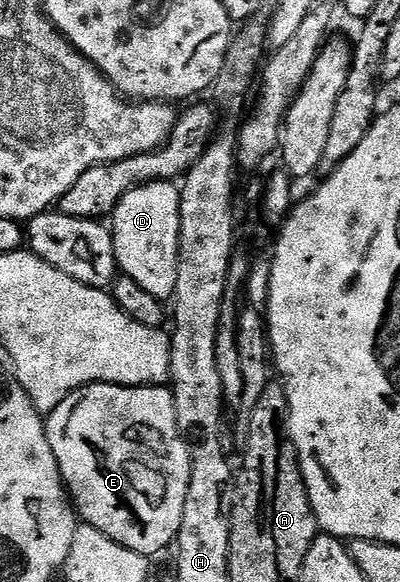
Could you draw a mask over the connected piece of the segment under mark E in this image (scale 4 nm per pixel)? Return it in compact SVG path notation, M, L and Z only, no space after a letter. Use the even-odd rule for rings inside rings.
M97 383L84 386L76 399L68 422L61 427L60 434L52 437L52 450L71 500L83 524L93 525L130 551L149 559L155 558L155 553L175 542L182 523L184 498L180 495L168 497L168 477L183 482L190 465L188 442L180 432L171 388Z

